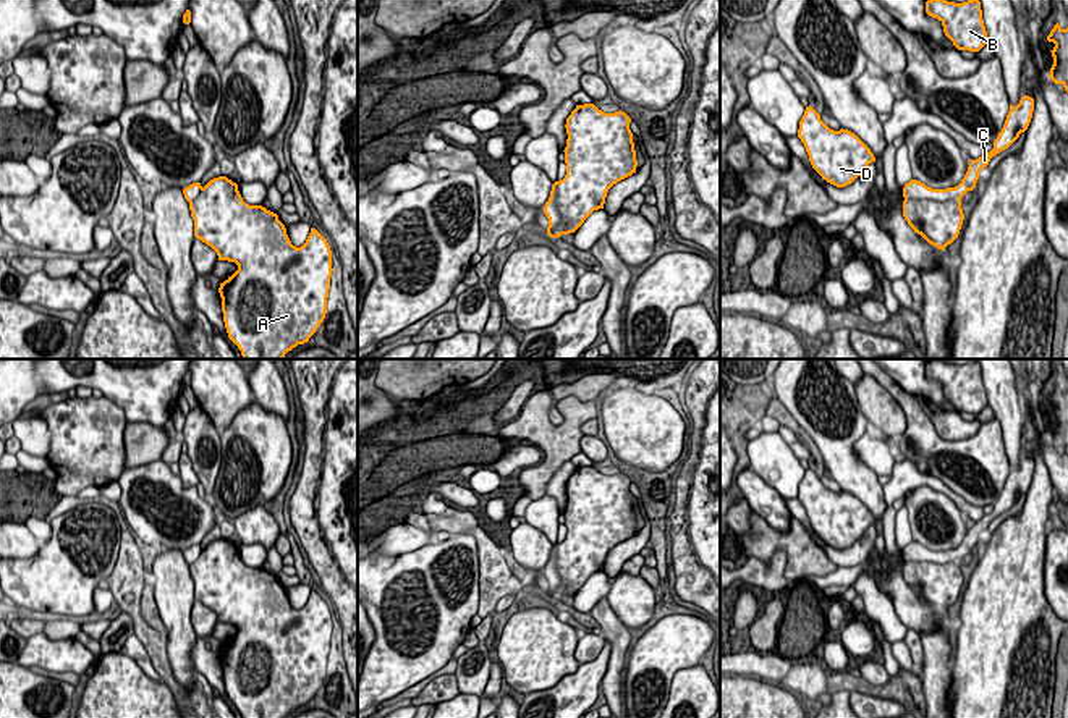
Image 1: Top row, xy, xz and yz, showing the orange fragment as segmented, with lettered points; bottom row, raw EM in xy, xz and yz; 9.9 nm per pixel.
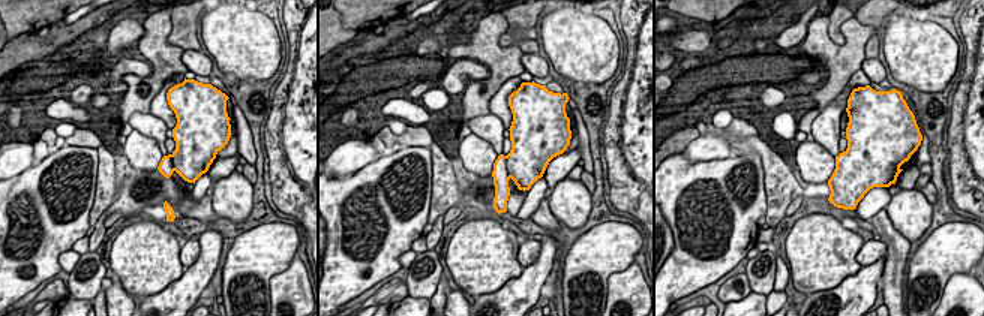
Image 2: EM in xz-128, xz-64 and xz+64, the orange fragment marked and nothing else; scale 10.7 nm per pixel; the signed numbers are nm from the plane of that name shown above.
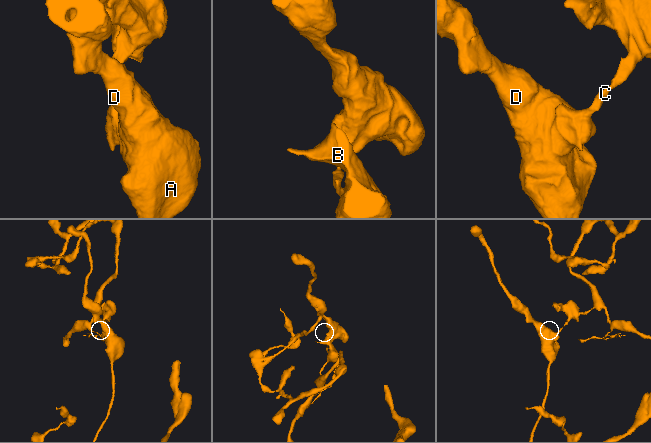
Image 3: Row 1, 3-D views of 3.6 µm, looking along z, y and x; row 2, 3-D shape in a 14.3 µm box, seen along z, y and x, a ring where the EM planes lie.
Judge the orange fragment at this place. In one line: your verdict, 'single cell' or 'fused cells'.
single cell

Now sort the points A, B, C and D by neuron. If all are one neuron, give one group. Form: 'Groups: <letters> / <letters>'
Groups: A B C D

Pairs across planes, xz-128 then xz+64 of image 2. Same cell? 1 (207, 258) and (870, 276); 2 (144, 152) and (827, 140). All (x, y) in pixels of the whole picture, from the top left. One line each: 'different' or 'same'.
1: same
2: different

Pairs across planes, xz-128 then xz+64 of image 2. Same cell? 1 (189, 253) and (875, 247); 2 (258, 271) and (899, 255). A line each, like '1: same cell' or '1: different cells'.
1: same cell
2: different cells

